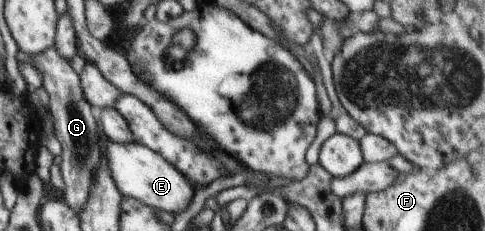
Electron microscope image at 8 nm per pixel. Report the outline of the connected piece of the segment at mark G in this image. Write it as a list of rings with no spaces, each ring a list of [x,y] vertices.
[[[55,47],[31,57],[36,61],[36,69],[44,77],[42,91],[49,94],[48,106],[54,117],[53,134],[62,143],[60,168],[66,184],[66,189],[63,190],[64,200],[79,214],[88,202],[93,174],[101,158],[97,112],[84,98],[79,74],[58,54]]]

